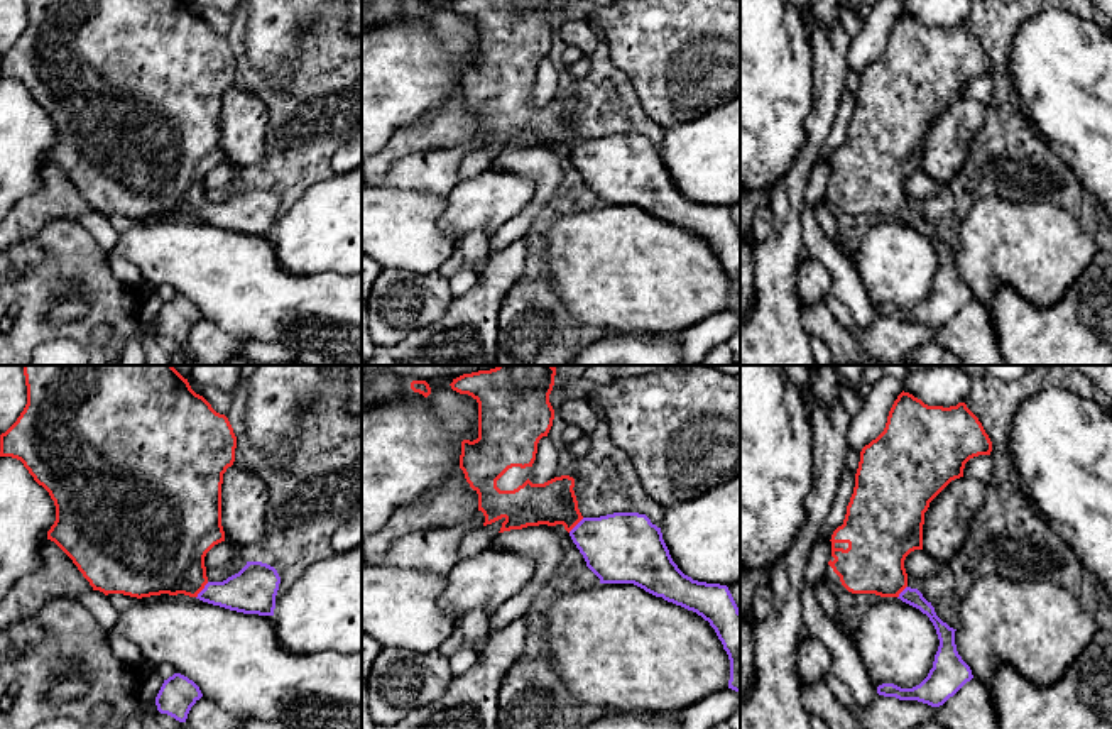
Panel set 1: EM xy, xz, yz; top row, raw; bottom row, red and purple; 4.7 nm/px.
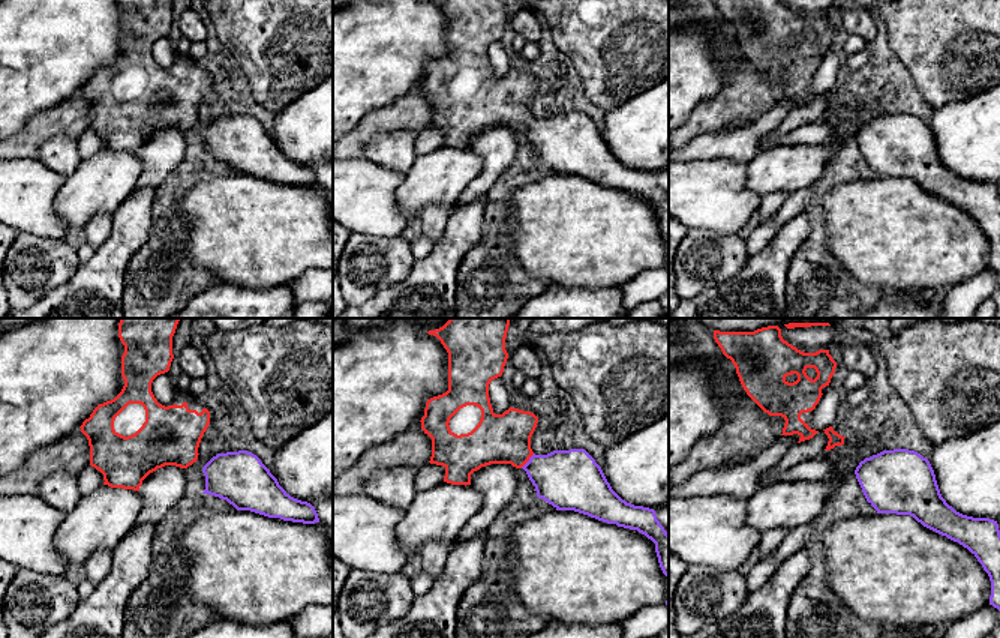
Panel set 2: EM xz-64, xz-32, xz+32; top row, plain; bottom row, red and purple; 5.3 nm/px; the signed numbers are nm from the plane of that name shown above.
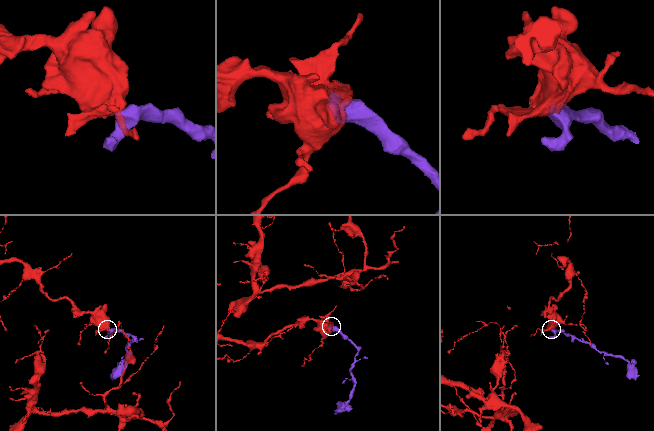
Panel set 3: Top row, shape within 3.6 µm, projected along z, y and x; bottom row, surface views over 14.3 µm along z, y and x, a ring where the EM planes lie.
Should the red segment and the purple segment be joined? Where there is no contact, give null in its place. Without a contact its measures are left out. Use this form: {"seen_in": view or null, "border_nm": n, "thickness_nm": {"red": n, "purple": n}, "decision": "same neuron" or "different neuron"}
{"seen_in": "xy", "border_nm": 100, "thickness_nm": {"red": 380, "purple": 220}, "decision": "same neuron"}

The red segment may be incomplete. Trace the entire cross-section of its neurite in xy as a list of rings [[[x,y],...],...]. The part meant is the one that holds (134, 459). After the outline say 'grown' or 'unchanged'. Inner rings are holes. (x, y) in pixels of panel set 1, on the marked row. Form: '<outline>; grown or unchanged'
[[[24,365],[27,404],[17,421],[0,435],[0,457],[12,457],[24,463],[34,480],[42,485],[56,506],[56,521],[47,531],[54,541],[78,567],[93,590],[123,594],[130,597],[177,595],[184,594],[203,602],[220,606],[243,614],[274,616],[275,595],[281,577],[277,570],[262,562],[247,562],[235,575],[223,582],[210,582],[204,556],[218,543],[225,541],[221,526],[221,484],[223,474],[235,462],[237,436],[225,414],[216,413],[211,404],[196,394],[188,379],[172,365]]]; grown

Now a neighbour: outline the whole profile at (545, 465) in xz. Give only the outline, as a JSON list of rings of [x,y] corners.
[[[542,436],[537,443],[536,460],[531,467],[529,480],[532,484],[544,484],[556,477],[559,463],[559,452],[549,436]]]

